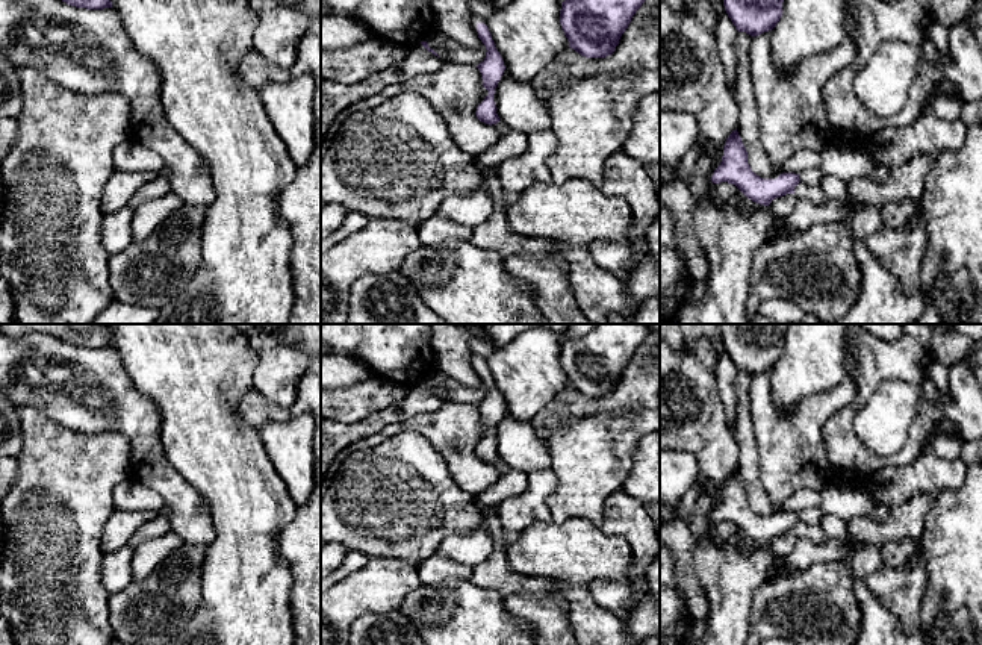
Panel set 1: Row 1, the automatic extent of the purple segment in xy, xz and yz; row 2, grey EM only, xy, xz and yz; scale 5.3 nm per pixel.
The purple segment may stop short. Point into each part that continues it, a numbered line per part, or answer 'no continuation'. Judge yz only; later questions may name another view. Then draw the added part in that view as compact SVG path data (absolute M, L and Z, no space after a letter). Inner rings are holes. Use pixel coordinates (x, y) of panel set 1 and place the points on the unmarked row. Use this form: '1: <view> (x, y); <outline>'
no continuation

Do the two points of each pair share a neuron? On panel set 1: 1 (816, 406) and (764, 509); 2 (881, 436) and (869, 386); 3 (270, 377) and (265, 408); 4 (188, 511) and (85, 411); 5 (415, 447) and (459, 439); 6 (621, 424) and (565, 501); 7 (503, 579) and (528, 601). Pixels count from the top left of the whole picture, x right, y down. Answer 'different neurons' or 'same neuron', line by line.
1: different neurons
2: different neurons
3: different neurons
4: same neuron
5: different neurons
6: same neuron
7: different neurons

